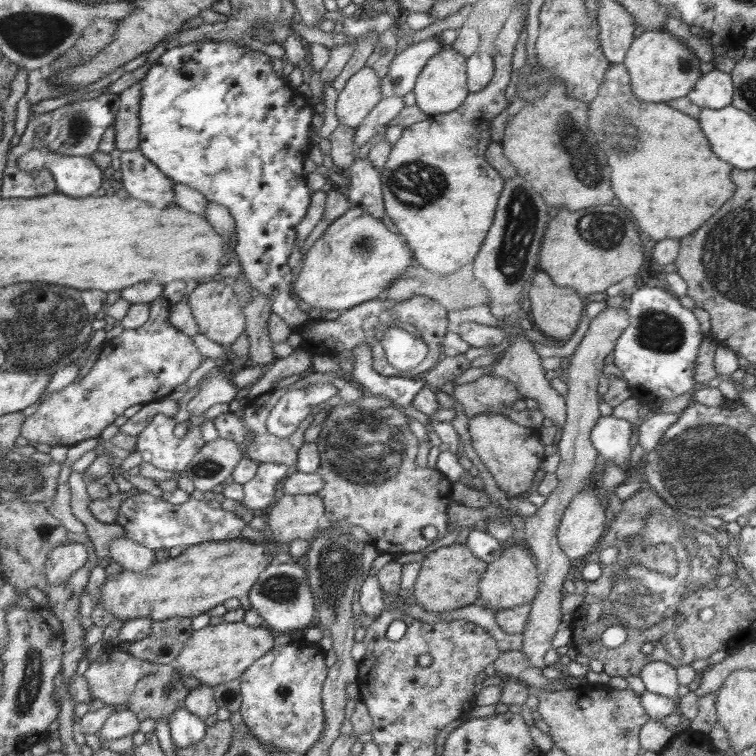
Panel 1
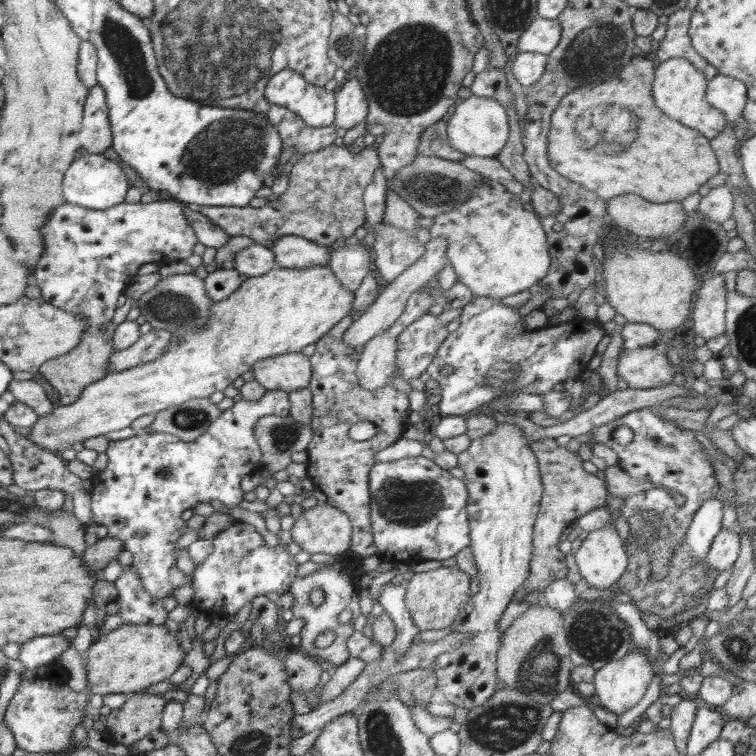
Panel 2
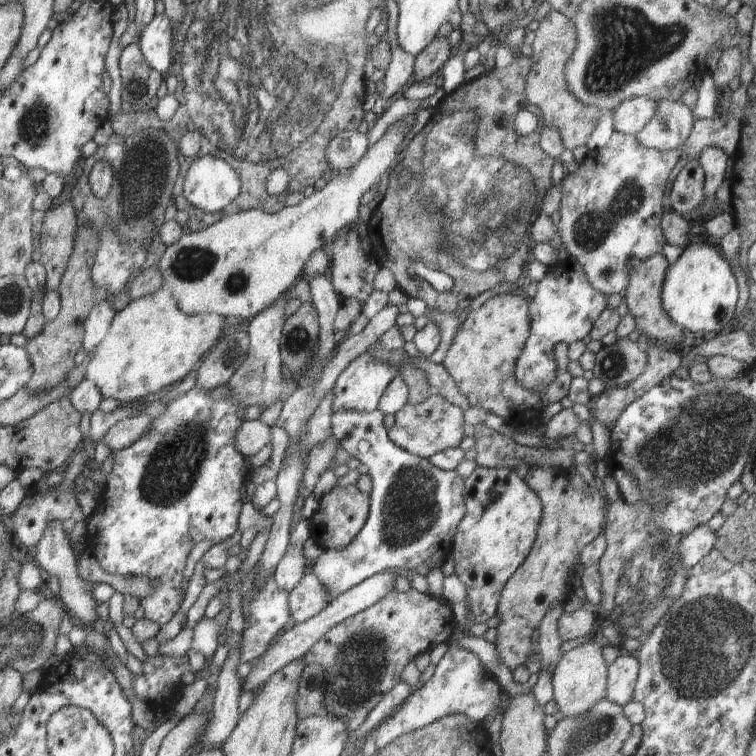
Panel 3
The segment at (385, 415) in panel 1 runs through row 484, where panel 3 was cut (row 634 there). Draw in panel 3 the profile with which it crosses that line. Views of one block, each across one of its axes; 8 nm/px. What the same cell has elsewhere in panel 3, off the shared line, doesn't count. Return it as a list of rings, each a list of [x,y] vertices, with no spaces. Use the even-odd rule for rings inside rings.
[[[415,589],[404,594],[402,591],[394,590],[372,607],[330,628],[330,631],[326,632],[302,658],[302,664],[304,666],[320,664],[324,668],[328,677],[324,708],[326,712],[342,718],[346,722],[346,732],[352,733],[362,726],[368,714],[393,686],[401,682],[401,673],[407,664],[419,655],[430,653],[440,644],[447,643],[458,628],[453,608],[446,599],[422,595]]]

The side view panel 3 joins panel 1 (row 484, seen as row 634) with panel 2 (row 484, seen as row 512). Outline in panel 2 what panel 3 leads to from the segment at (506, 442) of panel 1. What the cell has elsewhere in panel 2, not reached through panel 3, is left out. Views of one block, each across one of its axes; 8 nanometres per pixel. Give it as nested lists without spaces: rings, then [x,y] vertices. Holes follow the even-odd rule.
[[[542,438],[530,444],[532,454],[536,456],[543,485],[543,494],[536,522],[533,526],[533,550],[530,560],[530,574],[518,589],[512,601],[520,603],[529,592],[543,590],[555,580],[564,579],[568,574],[566,556],[560,552],[560,536],[564,529],[583,514],[602,507],[609,496],[607,486],[600,474],[588,474],[583,468],[583,460],[577,455],[558,446],[552,438]]]

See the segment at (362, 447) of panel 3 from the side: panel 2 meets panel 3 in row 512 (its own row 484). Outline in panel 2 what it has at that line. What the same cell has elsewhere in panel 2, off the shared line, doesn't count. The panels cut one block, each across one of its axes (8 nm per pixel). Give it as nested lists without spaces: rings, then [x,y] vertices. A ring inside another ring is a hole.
[[[418,456],[413,458],[402,458],[394,462],[377,462],[369,473],[369,492],[370,492],[371,531],[372,536],[374,538],[374,545],[376,545],[376,549],[378,549],[378,552],[376,552],[375,556],[378,557],[378,559],[382,559],[382,563],[392,563],[392,564],[403,563],[404,565],[409,565],[410,567],[412,567],[413,565],[421,563],[423,561],[430,561],[430,560],[443,561],[450,559],[451,557],[456,557],[456,554],[458,554],[458,552],[462,551],[463,549],[466,549],[466,547],[470,545],[471,538],[470,538],[469,518],[467,513],[467,501],[468,501],[467,487],[464,485],[463,480],[458,480],[458,478],[454,478],[454,476],[452,476],[452,474],[450,474],[449,471],[446,471],[445,469],[442,469],[441,466],[436,465],[433,462],[433,460],[428,460],[428,458],[424,458],[424,456]]]

